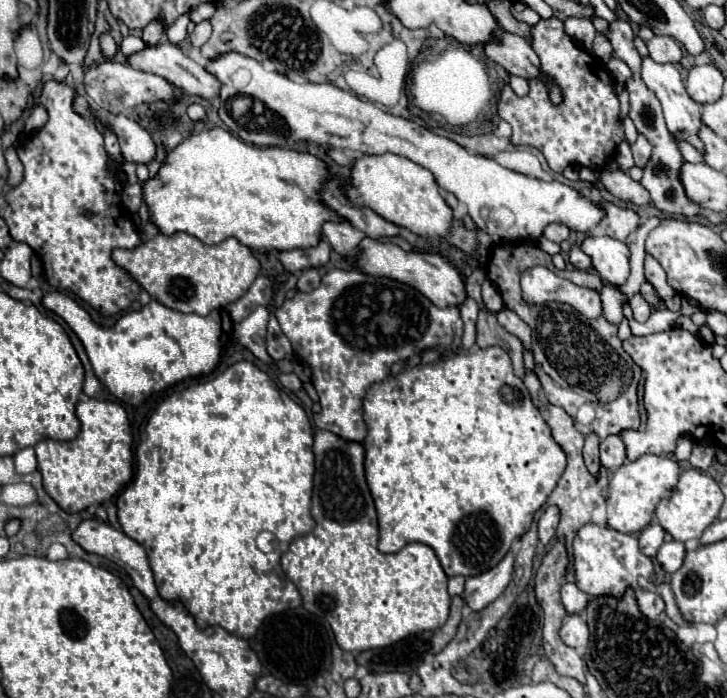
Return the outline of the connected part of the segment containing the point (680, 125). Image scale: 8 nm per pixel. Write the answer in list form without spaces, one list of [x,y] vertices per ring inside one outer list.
[[[649,56],[643,58],[641,64],[641,78],[645,82],[645,86],[649,90],[655,92],[655,96],[659,98],[661,106],[663,106],[663,114],[667,120],[667,128],[673,136],[685,136],[685,140],[689,140],[691,144],[697,144],[697,148],[701,148],[701,140],[697,140],[697,128],[701,126],[701,116],[699,116],[699,104],[691,100],[691,96],[685,90],[685,84],[681,80],[679,70],[675,68],[675,64],[657,64],[653,62]]]

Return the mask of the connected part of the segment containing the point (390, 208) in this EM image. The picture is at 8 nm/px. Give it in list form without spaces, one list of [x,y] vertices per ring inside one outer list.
[[[385,152],[379,156],[377,154],[363,156],[353,162],[347,186],[343,186],[341,190],[343,190],[345,198],[355,206],[367,206],[381,218],[385,218],[397,226],[409,228],[413,234],[443,236],[453,246],[475,256],[477,232],[465,230],[463,226],[459,226],[459,228],[451,226],[453,212],[447,206],[447,202],[443,200],[443,196],[439,194],[433,174],[427,168],[411,162],[409,158],[397,156],[391,152]]]

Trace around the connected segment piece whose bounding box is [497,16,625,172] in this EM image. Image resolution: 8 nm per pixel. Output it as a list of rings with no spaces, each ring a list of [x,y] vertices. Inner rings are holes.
[[[555,16],[549,20],[541,18],[531,26],[531,38],[531,46],[541,60],[539,78],[529,80],[529,94],[523,98],[505,84],[497,106],[501,120],[509,122],[513,128],[511,144],[535,146],[543,152],[553,172],[563,172],[567,166],[575,164],[601,170],[607,164],[607,150],[615,150],[615,146],[625,140],[613,76],[597,56],[585,52],[585,48],[565,34],[563,22]],[[549,84],[561,90],[563,100],[559,104],[549,100]]]

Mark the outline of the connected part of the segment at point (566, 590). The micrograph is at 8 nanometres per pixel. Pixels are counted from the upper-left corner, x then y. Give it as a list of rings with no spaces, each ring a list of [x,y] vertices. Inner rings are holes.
[[[565,582],[561,588],[561,602],[569,614],[579,614],[581,610],[585,610],[589,598],[573,582]]]

